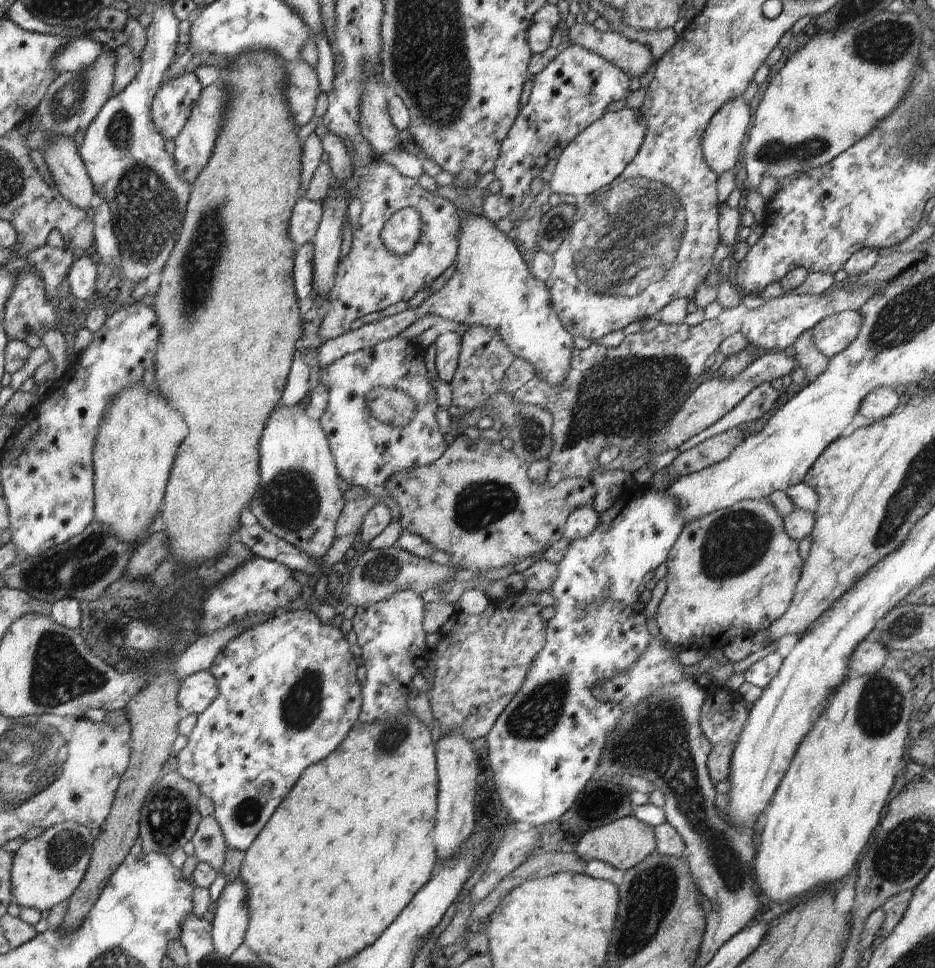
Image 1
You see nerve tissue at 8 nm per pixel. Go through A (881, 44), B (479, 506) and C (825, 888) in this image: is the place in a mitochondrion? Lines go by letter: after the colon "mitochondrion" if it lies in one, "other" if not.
A: mitochondrion
B: mitochondrion
C: other

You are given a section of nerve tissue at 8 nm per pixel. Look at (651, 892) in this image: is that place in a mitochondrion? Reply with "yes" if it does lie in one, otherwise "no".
yes

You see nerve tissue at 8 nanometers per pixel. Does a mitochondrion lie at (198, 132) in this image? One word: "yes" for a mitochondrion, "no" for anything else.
no

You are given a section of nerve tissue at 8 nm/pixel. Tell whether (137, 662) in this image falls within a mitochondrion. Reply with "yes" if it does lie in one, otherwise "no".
no

